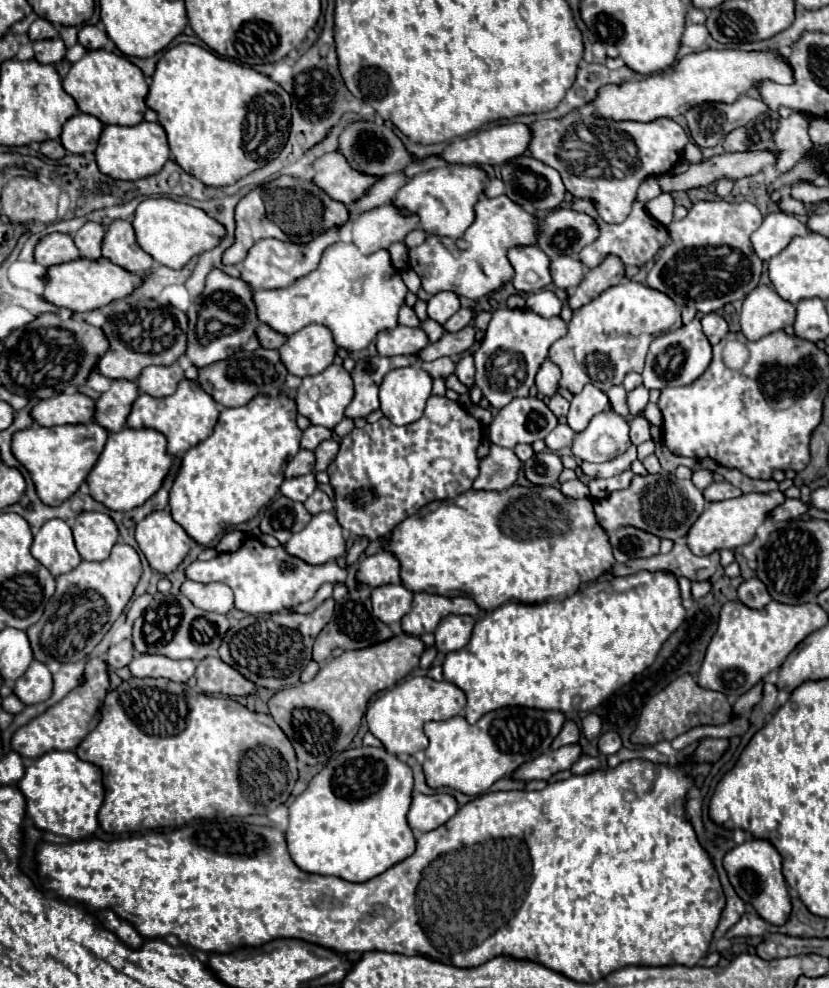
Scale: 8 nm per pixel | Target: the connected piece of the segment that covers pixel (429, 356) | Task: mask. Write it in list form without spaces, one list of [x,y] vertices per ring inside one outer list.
[[[467,325],[465,329],[457,333],[443,333],[443,337],[437,343],[429,343],[425,349],[419,351],[421,361],[433,361],[439,357],[457,357],[463,351],[467,351],[475,343],[475,329]]]

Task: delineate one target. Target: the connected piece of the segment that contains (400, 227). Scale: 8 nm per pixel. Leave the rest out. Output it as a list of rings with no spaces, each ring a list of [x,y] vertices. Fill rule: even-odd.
[[[383,205],[353,221],[353,245],[361,255],[371,255],[389,249],[395,241],[403,241],[405,235],[417,227],[417,217],[403,217],[393,205]]]

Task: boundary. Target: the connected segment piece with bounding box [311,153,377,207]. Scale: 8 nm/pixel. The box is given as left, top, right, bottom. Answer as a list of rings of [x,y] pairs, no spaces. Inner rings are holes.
[[[325,153],[323,157],[313,161],[315,177],[311,179],[319,189],[323,189],[333,201],[343,205],[353,205],[353,197],[361,197],[365,189],[369,189],[369,181],[377,181],[377,177],[365,177],[355,169],[345,165],[345,157],[339,153]]]

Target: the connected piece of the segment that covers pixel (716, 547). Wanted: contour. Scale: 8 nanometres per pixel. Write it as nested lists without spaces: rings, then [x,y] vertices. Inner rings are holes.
[[[769,491],[769,493],[747,493],[737,499],[709,503],[709,507],[691,525],[691,529],[685,537],[685,543],[695,555],[711,555],[713,551],[737,549],[741,545],[747,545],[755,537],[757,527],[761,523],[765,523],[767,513],[773,507],[777,507],[781,501],[785,501],[785,495],[781,491]]]

